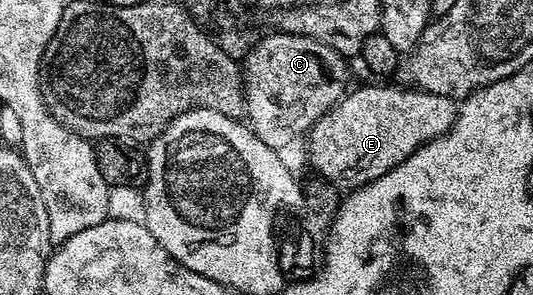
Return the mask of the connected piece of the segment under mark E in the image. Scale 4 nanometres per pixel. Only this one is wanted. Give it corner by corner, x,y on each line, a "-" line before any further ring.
376,84
349,89
312,125
306,135
308,158
321,179
344,192
367,186
402,164
422,144
442,136
454,124
457,103
446,96
403,85

